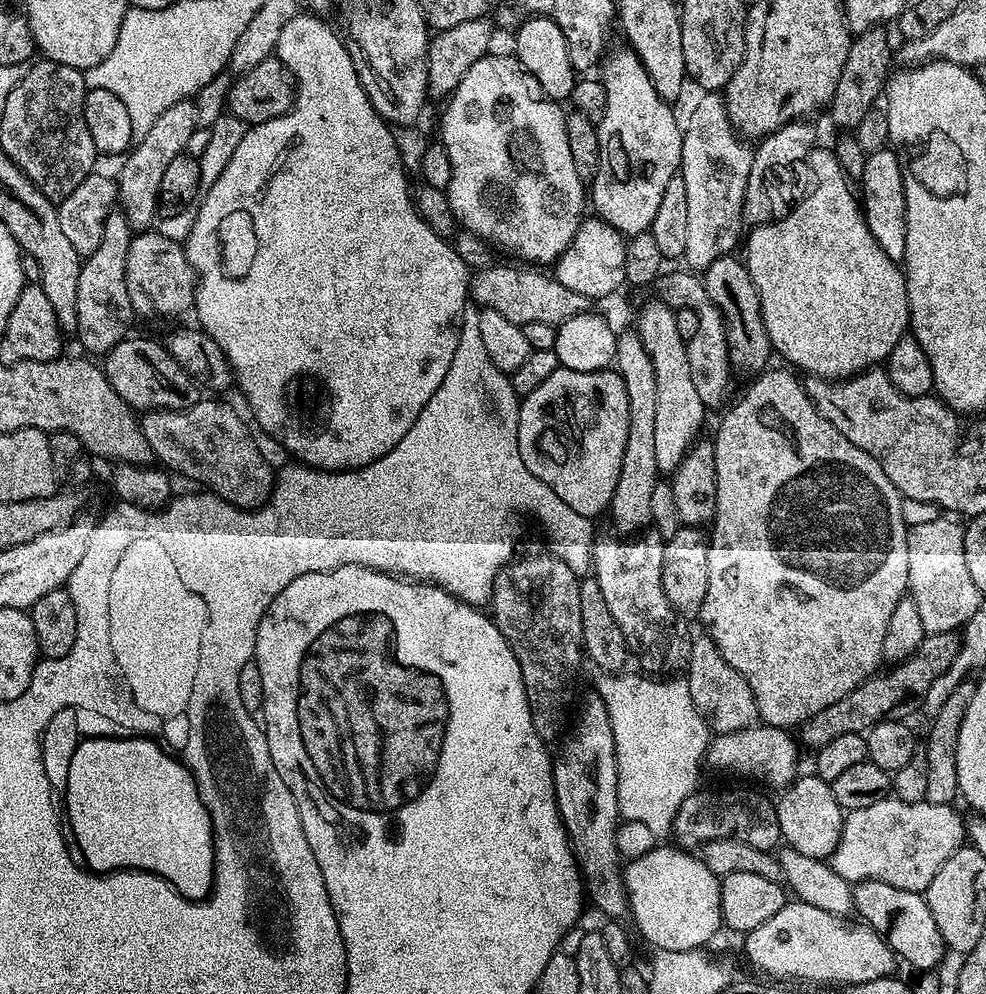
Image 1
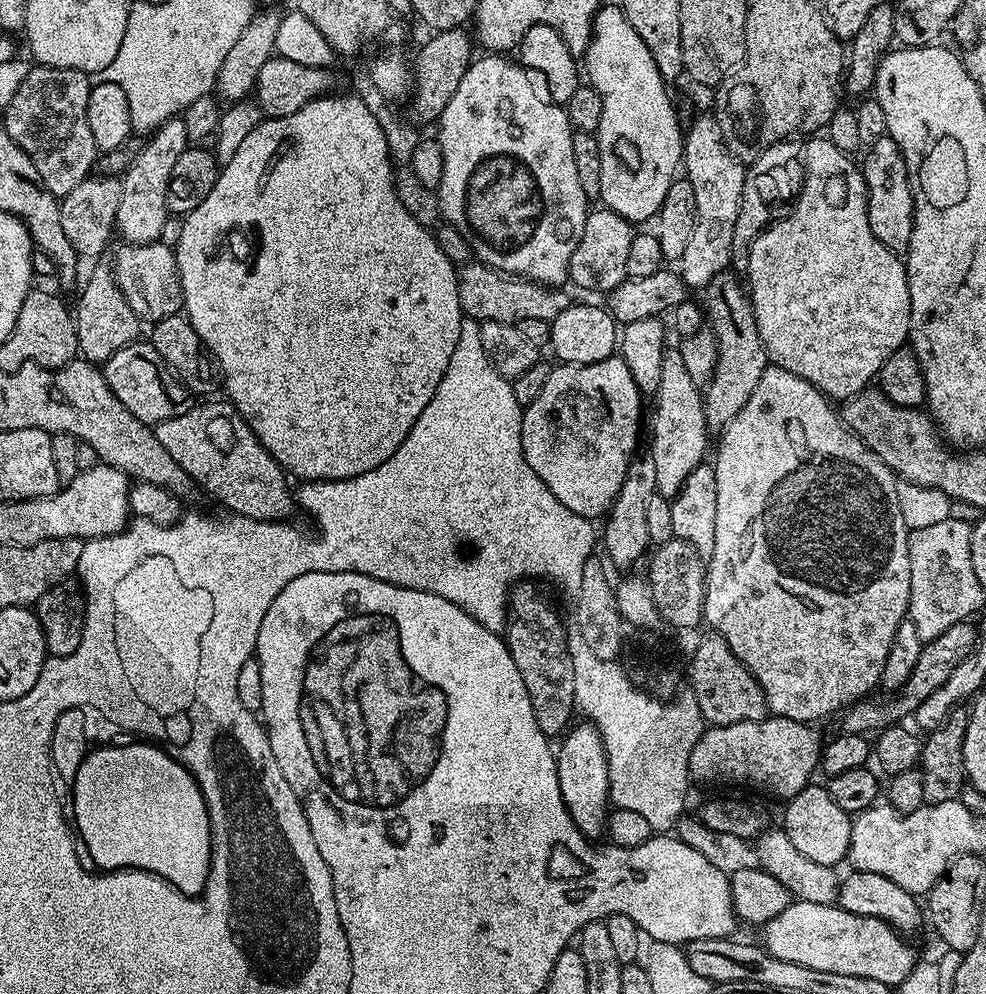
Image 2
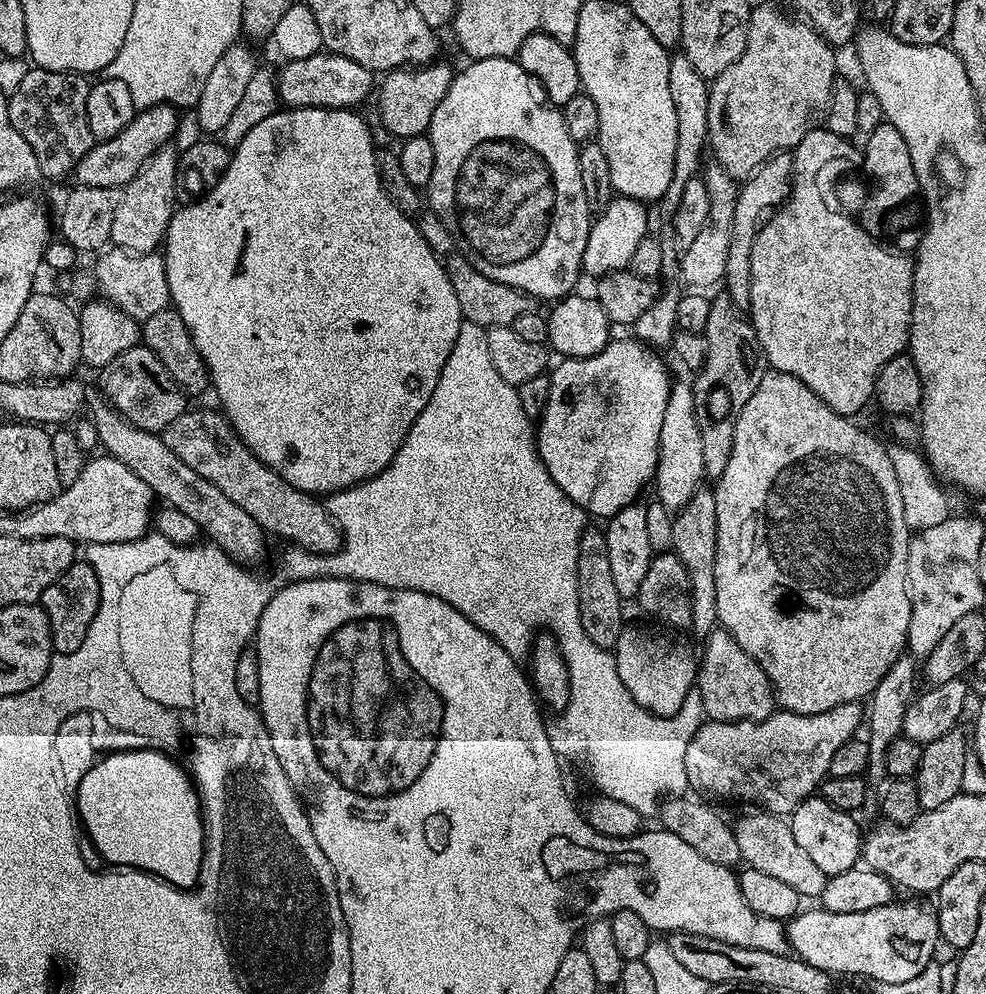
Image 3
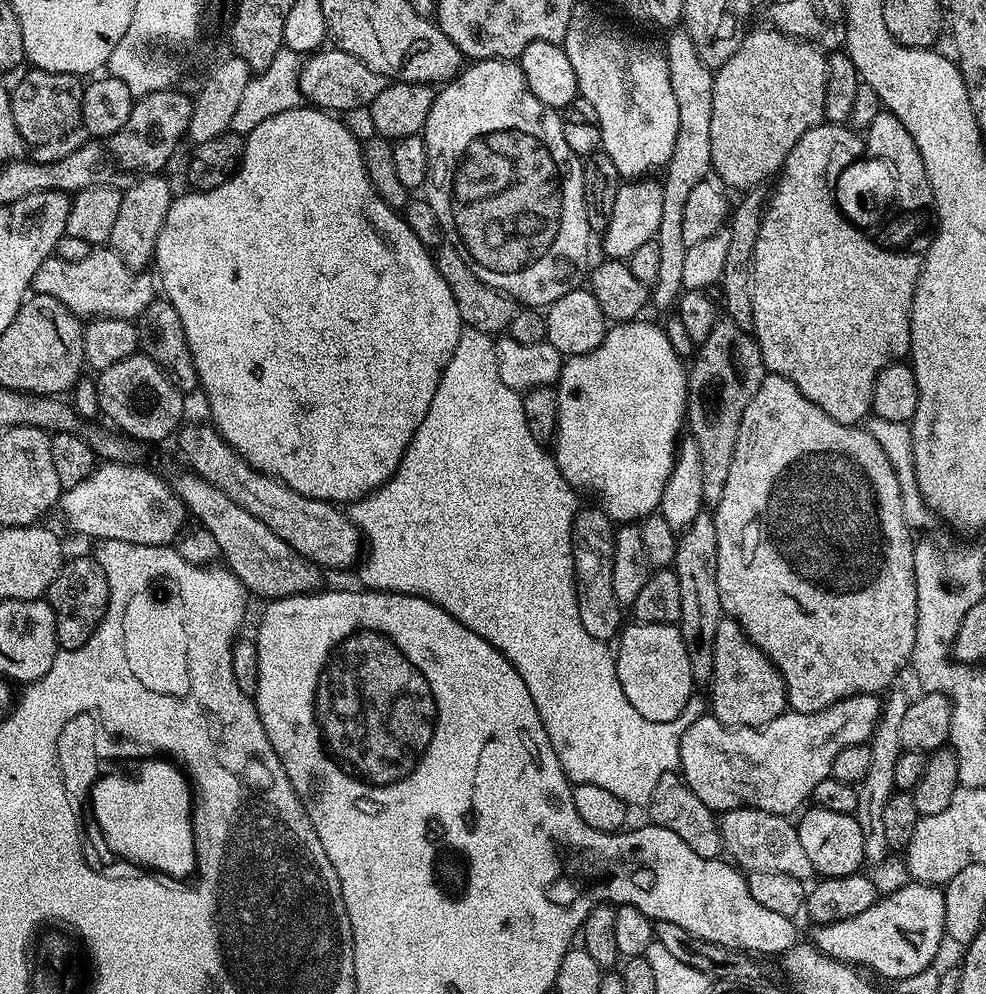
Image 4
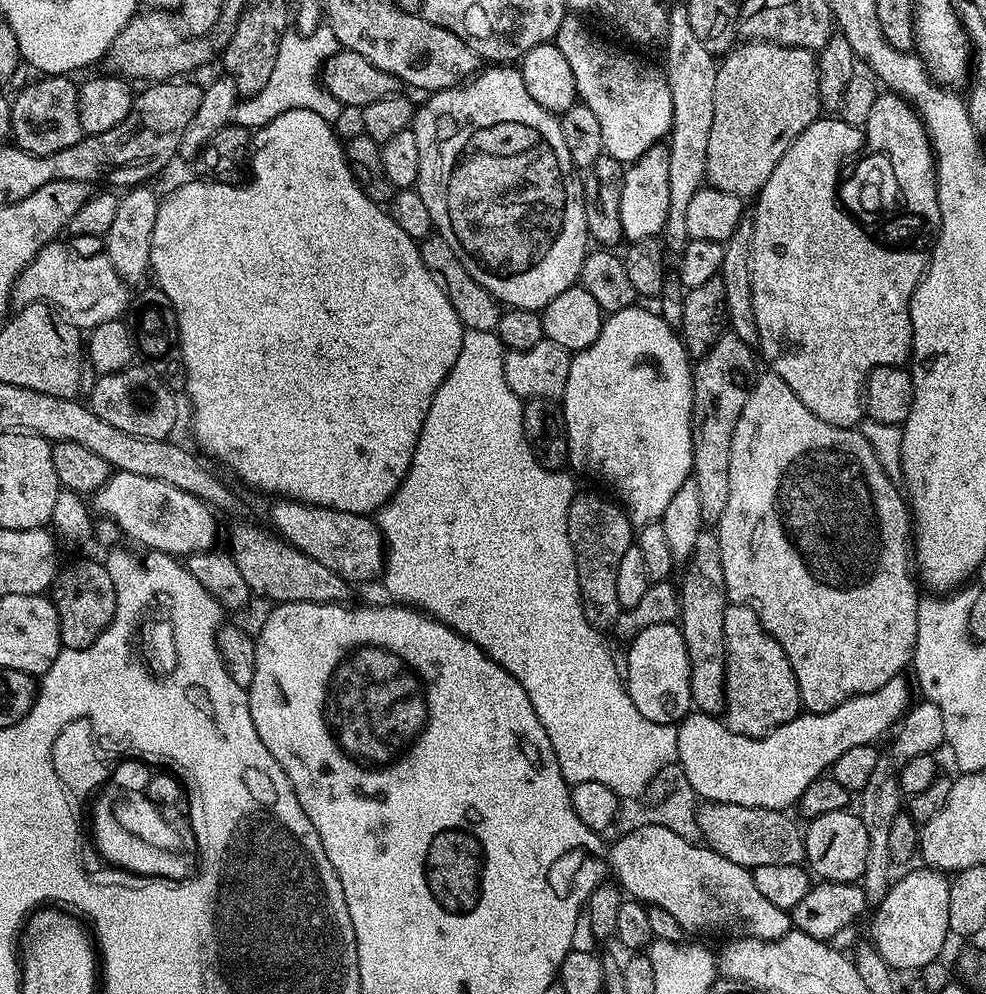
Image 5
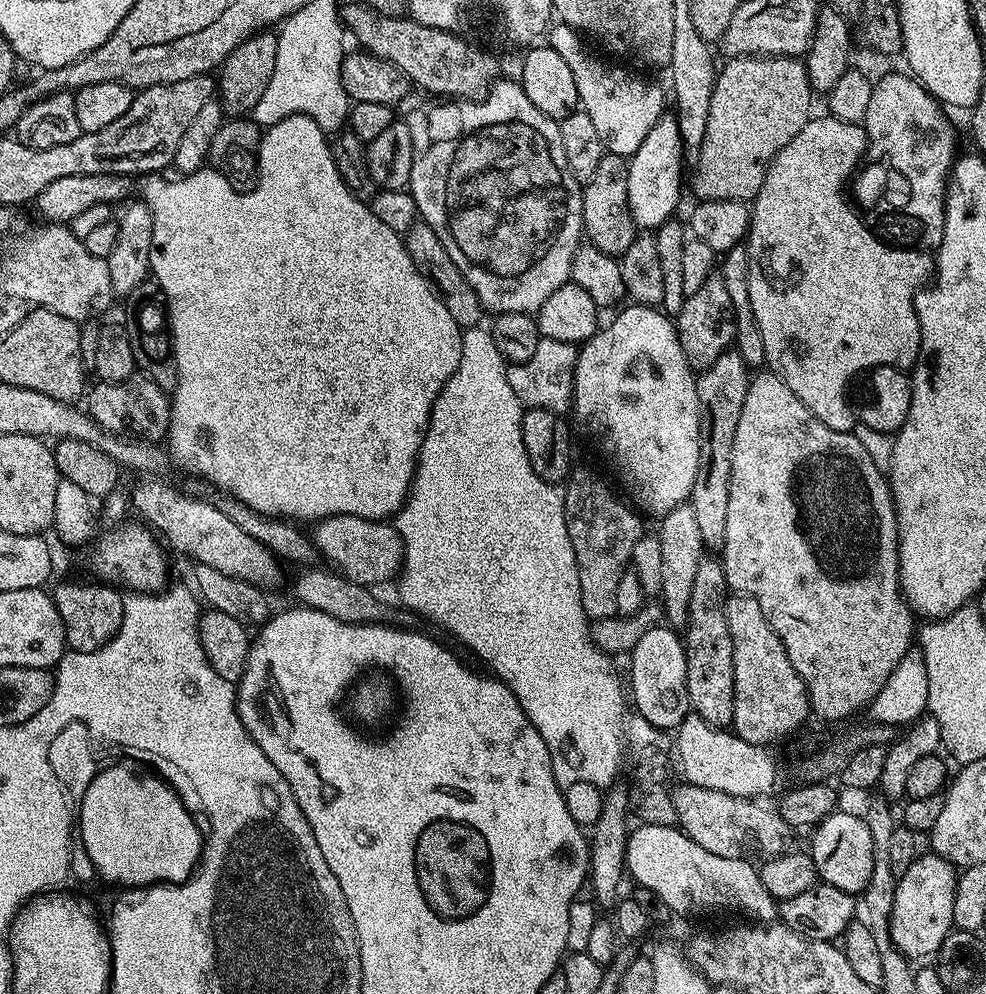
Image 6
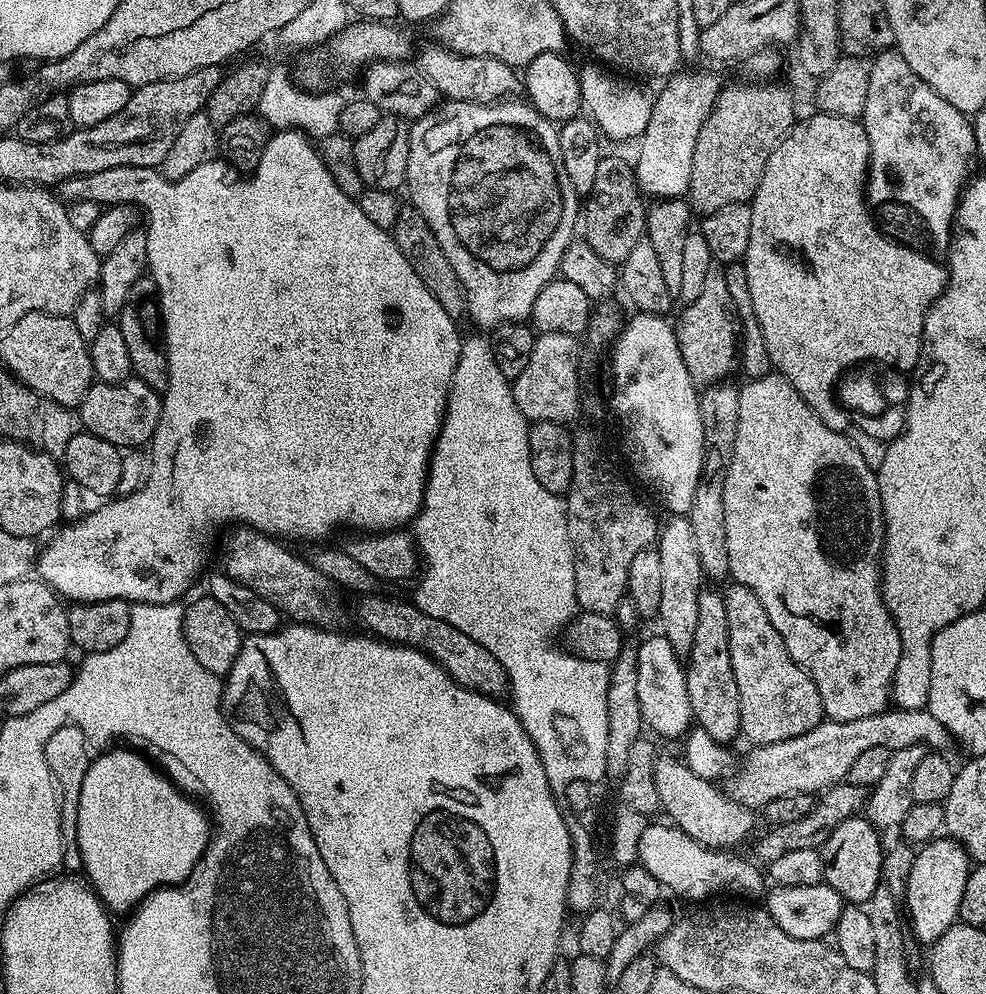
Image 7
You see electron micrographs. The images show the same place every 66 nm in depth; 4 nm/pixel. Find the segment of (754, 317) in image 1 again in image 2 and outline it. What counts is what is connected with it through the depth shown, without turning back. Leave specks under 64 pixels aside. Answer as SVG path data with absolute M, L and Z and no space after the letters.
M732 270L714 274L706 289L706 295L706 320L710 328L712 324L713 330L716 331L716 369L712 381L703 389L702 395L708 427L713 433L719 434L732 421L734 414L738 414L738 410L746 406L750 394L754 394L754 386L758 386L758 378L762 378L762 374L770 367L770 361L758 334L752 297L746 291L741 277Z

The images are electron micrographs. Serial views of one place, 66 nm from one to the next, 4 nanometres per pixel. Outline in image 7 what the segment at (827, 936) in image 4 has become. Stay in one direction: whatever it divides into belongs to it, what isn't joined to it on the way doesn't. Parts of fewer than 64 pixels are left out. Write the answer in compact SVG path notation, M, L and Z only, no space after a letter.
M951 838L930 840L917 851L902 904L906 909L907 923L908 920L912 923L913 934L924 946L930 946L942 938L942 934L946 934L946 930L950 930L950 926L959 921L962 890L966 890L969 871L970 857L964 851L964 845Z

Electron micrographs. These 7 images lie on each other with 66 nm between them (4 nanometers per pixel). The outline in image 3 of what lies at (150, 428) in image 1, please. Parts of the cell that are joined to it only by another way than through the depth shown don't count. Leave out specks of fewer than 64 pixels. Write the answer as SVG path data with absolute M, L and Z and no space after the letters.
M200 408L197 412L186 410L177 420L170 422L162 434L166 446L170 446L186 466L198 470L206 482L214 482L234 506L242 506L242 510L246 510L246 514L250 514L269 537L281 536L288 540L284 542L289 545L316 552L319 556L337 552L342 537L336 521L328 515L327 507L321 501L319 504L313 493L290 486L290 482L281 478L274 469L267 468L237 436L223 411L213 408Z

